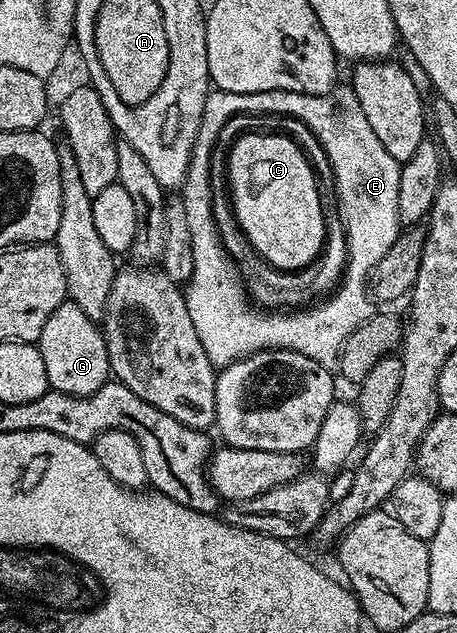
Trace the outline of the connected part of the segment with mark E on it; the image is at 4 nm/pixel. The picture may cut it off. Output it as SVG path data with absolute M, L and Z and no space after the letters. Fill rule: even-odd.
M340 84L332 89L329 94L314 94L311 96L299 94L298 92L286 92L285 90L271 90L270 92L258 92L257 94L235 94L234 92L213 89L209 93L208 99L206 100L206 108L202 112L202 124L198 128L198 136L194 140L194 148L190 156L190 168L186 172L186 180L182 187L182 197L184 207L186 208L186 221L190 224L190 240L194 244L194 272L192 273L192 279L186 284L184 299L186 300L186 308L190 308L190 320L194 320L194 332L198 332L198 340L202 340L202 348L206 350L206 356L211 360L213 366L217 368L229 366L230 363L236 362L239 358L245 358L247 354L256 354L260 350L293 350L310 360L314 360L318 364L329 368L335 367L336 357L340 355L340 349L346 340L346 336L350 336L350 332L354 332L354 328L361 326L374 313L374 303L368 297L368 273L370 272L370 268L374 268L374 264L378 264L378 260L382 260L382 256L386 256L390 244L394 244L394 240L402 233L400 217L398 216L399 175L400 163L394 160L394 156L390 156L390 152L386 152L386 148L382 148L382 144L378 141L378 136L374 136L374 128L370 128L369 122L366 121L366 116L362 112L362 104L358 104L351 85L344 84L343 86L343 84ZM271 113L279 114L285 118L296 118L302 124L306 124L306 128L310 128L310 132L314 132L314 136L322 144L322 148L330 160L333 171L339 172L336 174L336 196L340 208L340 219L344 225L346 244L348 245L348 265L345 269L343 279L335 291L327 295L323 300L317 301L311 308L296 308L291 312L273 312L271 309L261 308L259 305L254 304L248 289L244 285L238 284L236 262L229 256L228 249L219 241L218 226L214 224L214 208L212 207L212 197L210 196L210 152L214 148L214 140L218 140L218 132L222 132L222 124L226 124L226 120L230 120L235 114L251 114L253 116L259 116L261 114L261 116L267 116Z

